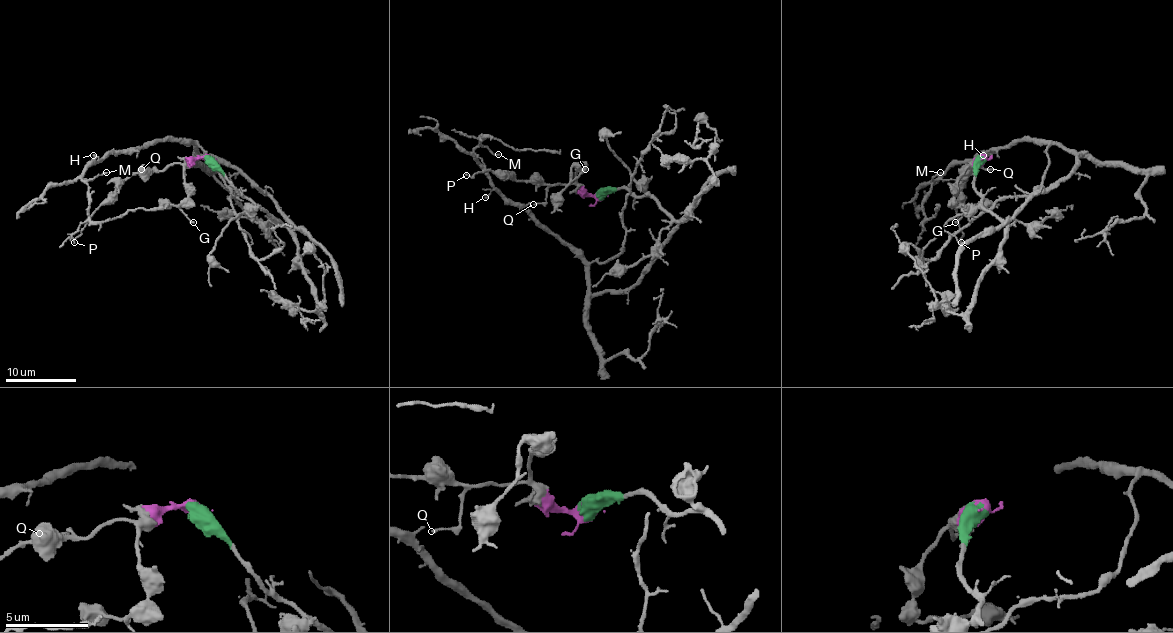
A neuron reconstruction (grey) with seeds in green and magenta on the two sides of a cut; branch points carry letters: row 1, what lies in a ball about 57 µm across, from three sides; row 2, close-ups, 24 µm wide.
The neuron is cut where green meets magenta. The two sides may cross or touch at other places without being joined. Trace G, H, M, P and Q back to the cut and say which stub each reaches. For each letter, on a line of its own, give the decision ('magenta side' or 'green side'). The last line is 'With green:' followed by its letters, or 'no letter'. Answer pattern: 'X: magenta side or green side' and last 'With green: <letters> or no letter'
G: magenta side
H: green side
M: green side
P: magenta side
Q: magenta side
With green: H, M

